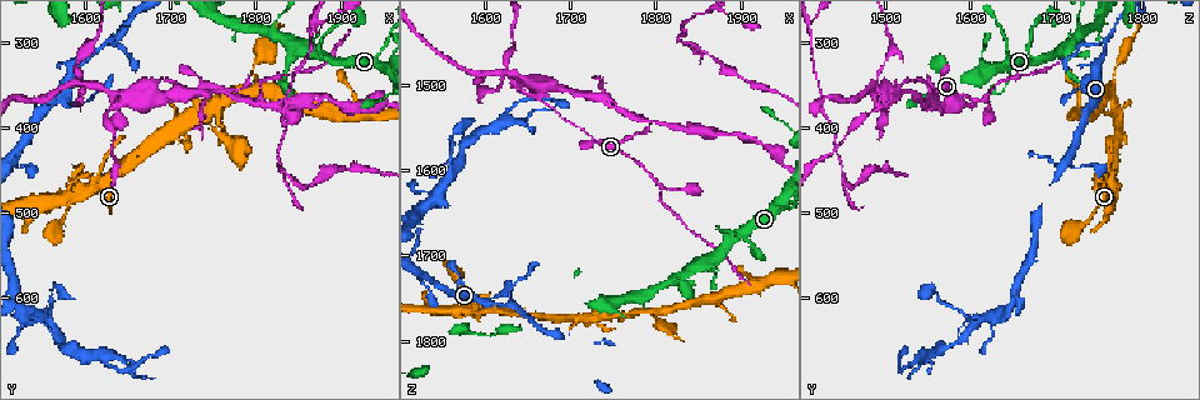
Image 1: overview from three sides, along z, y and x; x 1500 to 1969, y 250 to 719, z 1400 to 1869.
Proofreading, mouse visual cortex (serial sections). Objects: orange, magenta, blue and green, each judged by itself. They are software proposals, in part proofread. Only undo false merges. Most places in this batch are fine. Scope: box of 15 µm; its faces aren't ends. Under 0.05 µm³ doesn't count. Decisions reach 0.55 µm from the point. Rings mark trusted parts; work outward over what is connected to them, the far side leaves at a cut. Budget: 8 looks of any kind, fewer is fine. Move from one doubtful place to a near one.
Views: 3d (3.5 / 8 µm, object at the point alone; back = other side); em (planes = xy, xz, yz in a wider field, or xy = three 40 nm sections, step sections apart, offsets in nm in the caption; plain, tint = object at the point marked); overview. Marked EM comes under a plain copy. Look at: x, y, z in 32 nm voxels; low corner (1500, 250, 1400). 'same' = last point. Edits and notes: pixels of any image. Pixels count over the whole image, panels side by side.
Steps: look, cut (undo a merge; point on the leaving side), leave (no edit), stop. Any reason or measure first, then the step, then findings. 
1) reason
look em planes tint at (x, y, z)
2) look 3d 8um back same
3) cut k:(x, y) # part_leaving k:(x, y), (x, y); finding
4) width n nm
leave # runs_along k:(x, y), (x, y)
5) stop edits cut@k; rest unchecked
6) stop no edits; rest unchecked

side arm on a straight run
look 3d 3.5um back at (1890, 320, 1685)

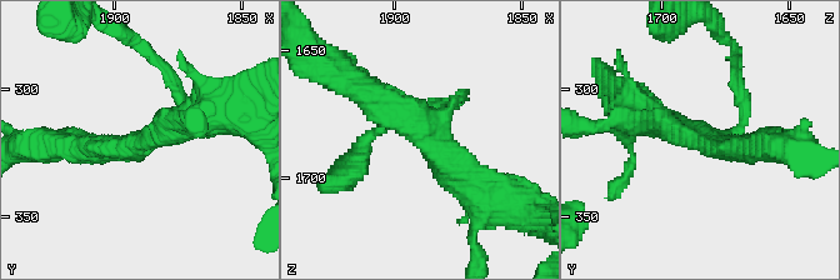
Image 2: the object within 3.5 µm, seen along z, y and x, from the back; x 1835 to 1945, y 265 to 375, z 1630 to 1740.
arms 3; arm_widths 150, 350, 350 nm
look em planes tint at (1890, 322, 1683)

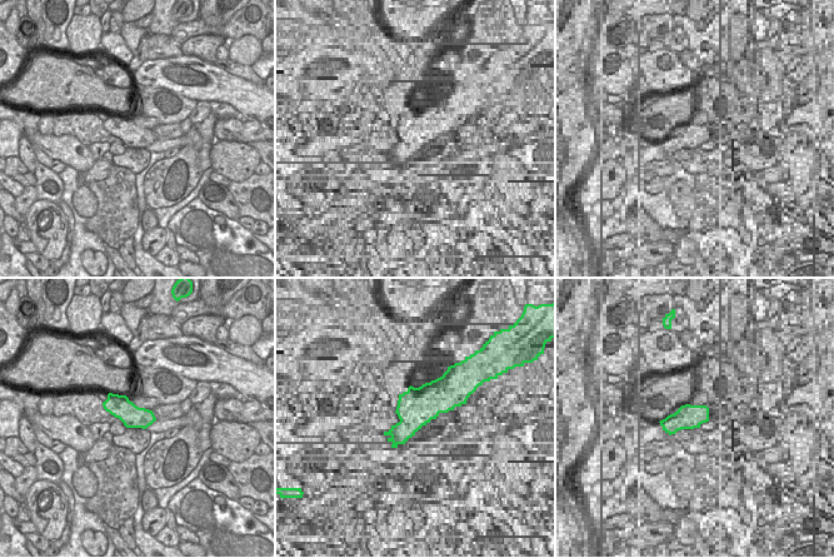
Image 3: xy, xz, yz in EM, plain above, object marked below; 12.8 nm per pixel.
leave # runs_along 2:(349, 84), (360, 86), (479, 189); continuous, no second cell

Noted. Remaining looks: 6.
three-way junction
look em planes tint at (1800, 365, 1615)

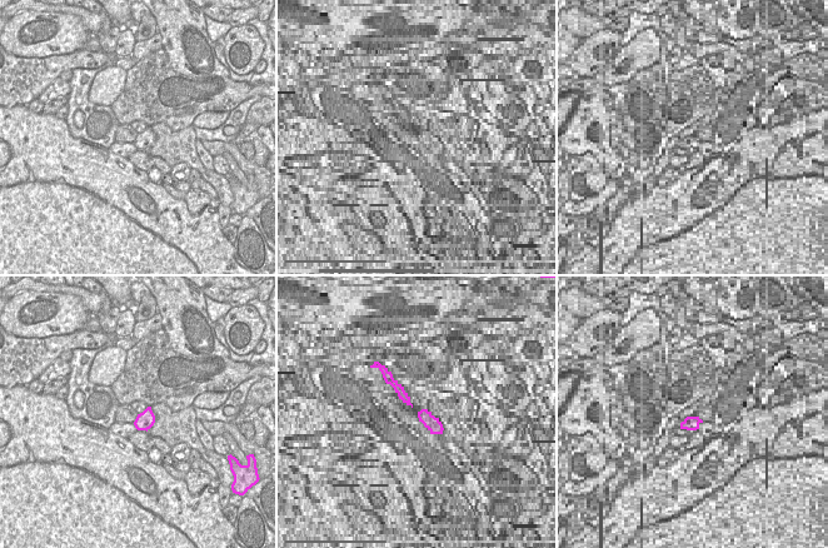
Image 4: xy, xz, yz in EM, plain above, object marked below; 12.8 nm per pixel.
wider look
look 3d 3.5um same

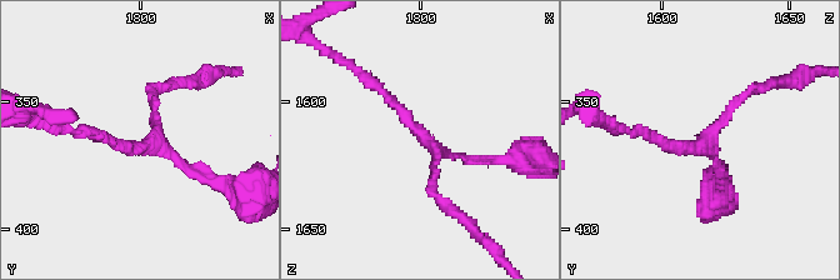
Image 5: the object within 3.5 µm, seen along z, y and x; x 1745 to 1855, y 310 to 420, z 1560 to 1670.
width 240 nm
leave # runs_along 5:(379, 86), (444, 154), (498, 160); all the same cell

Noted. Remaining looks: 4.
look 3d 3.5um at (1800, 355, 1765)

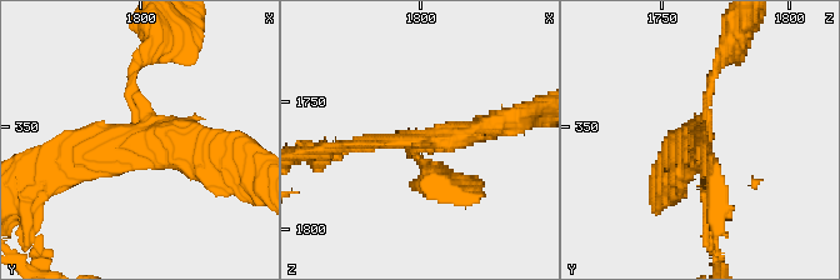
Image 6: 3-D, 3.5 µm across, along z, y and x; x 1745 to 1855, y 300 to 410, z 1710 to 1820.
arms 3; arm_widths 100, 200, 300 nm; need the tissue
look em xy step 1 tint at (1800, 355, 1766)

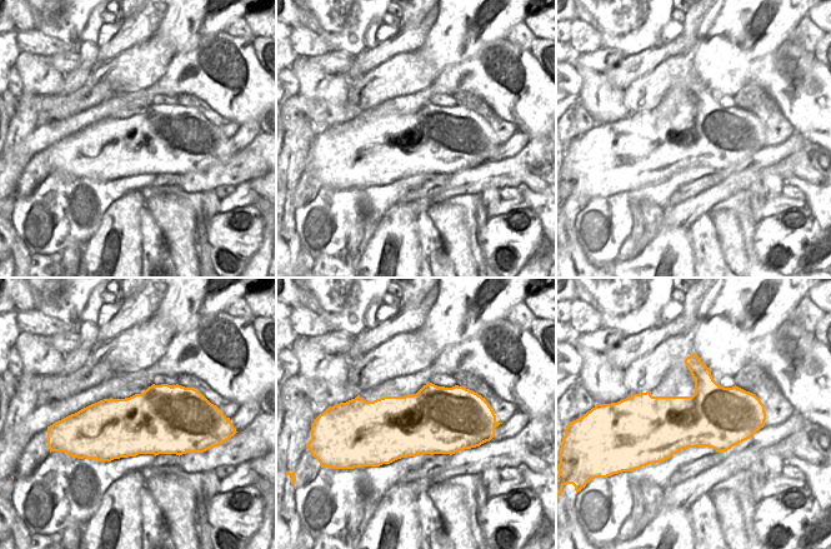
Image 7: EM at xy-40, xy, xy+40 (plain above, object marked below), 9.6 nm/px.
leave # runs_along 6:(345, 148), (433, 141), (498, 125); one cell here

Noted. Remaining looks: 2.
stop no edits; rest unchecked

